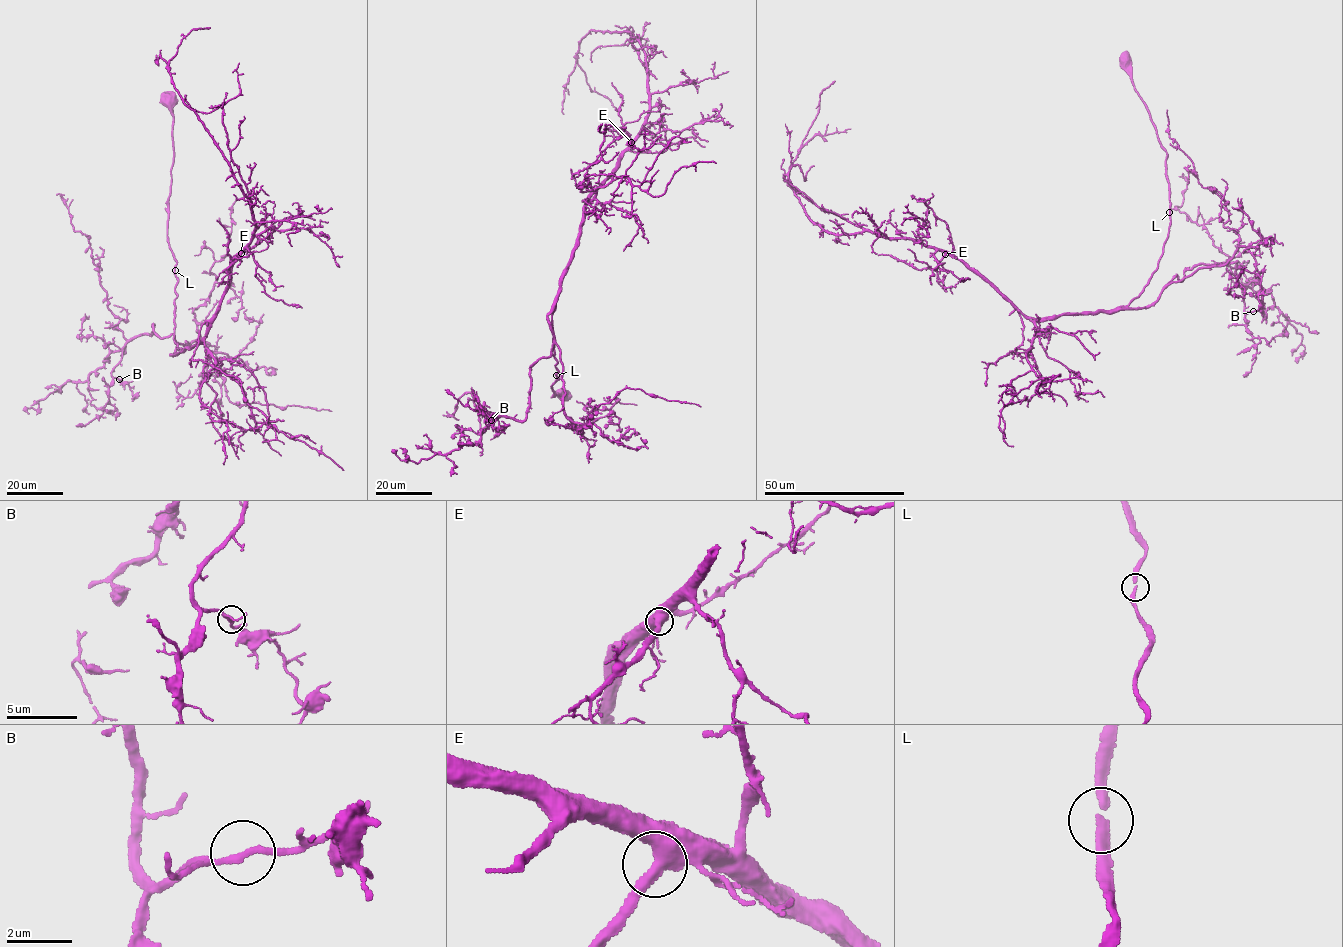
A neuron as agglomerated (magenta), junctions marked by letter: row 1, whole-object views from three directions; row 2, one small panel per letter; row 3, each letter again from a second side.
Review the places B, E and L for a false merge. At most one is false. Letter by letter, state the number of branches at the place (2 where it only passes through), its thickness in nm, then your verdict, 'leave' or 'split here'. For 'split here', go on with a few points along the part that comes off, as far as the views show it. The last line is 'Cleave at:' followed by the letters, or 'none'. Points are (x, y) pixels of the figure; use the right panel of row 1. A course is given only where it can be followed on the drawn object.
B: branches 2; calibre 190 nm; leave
E: branches 2; calibre 550 nm; leave
L: branches 2; calibre 280 nm; leave
Cleave at: none

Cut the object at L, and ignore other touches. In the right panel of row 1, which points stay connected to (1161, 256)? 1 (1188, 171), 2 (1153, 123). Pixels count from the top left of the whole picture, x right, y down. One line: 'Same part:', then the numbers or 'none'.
Same part: 1

